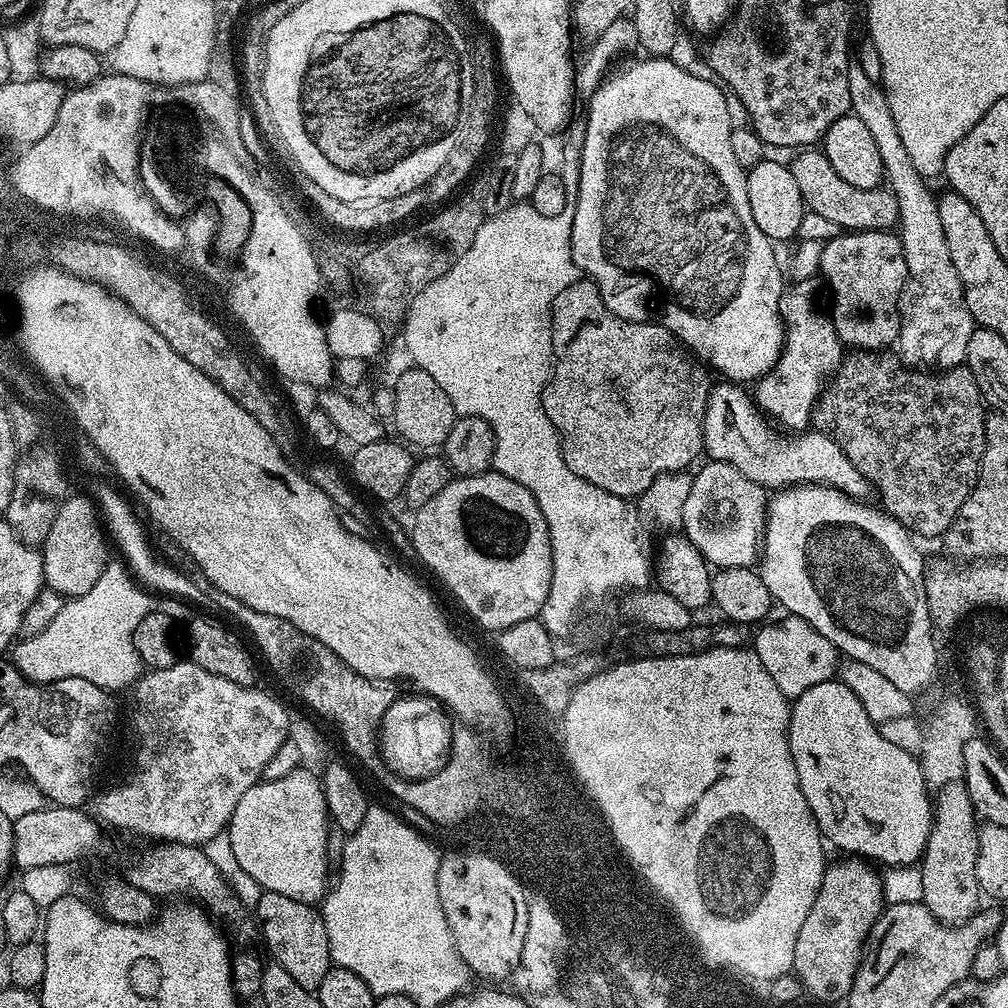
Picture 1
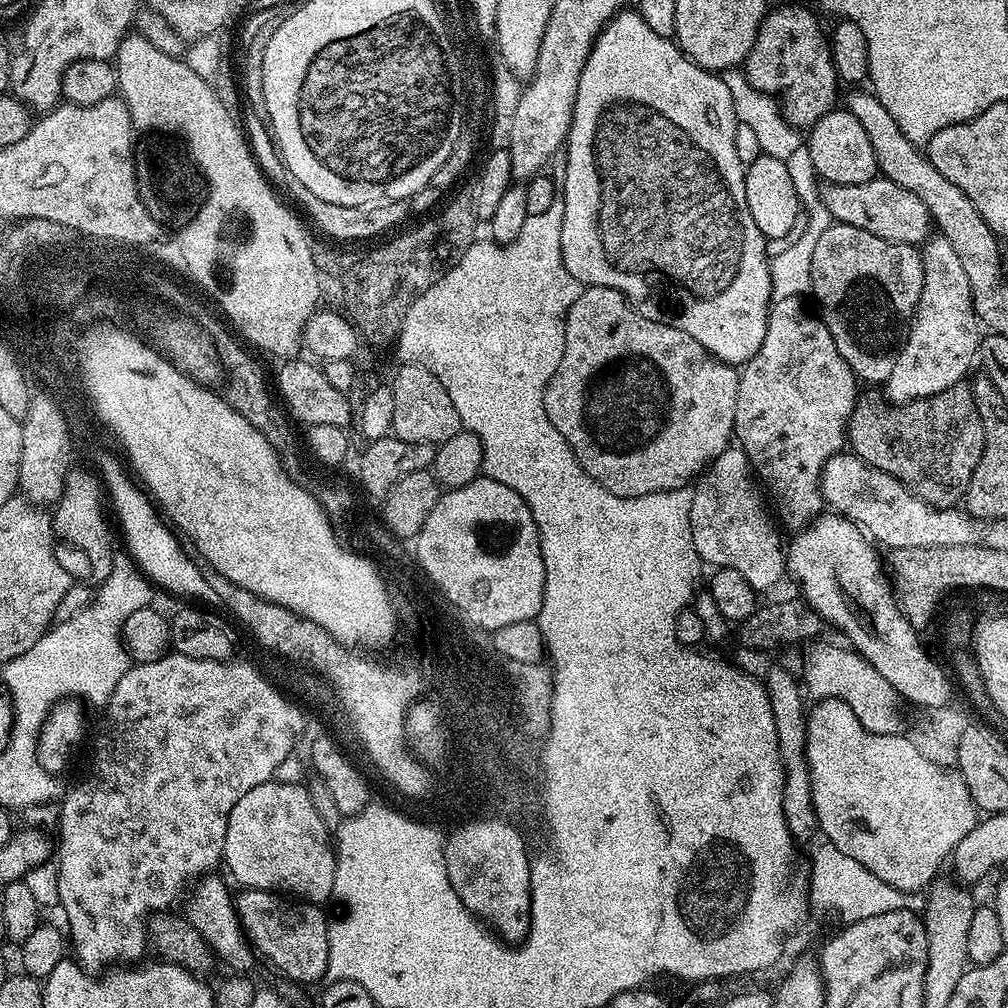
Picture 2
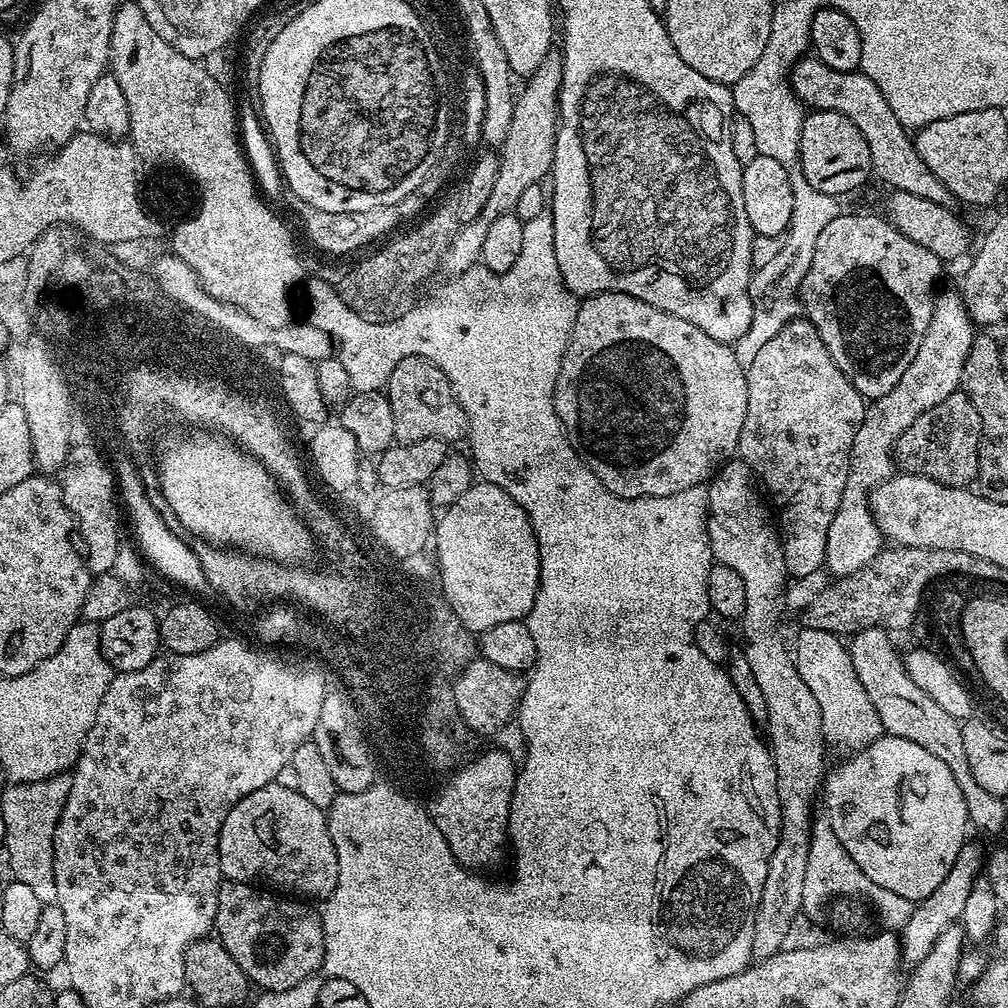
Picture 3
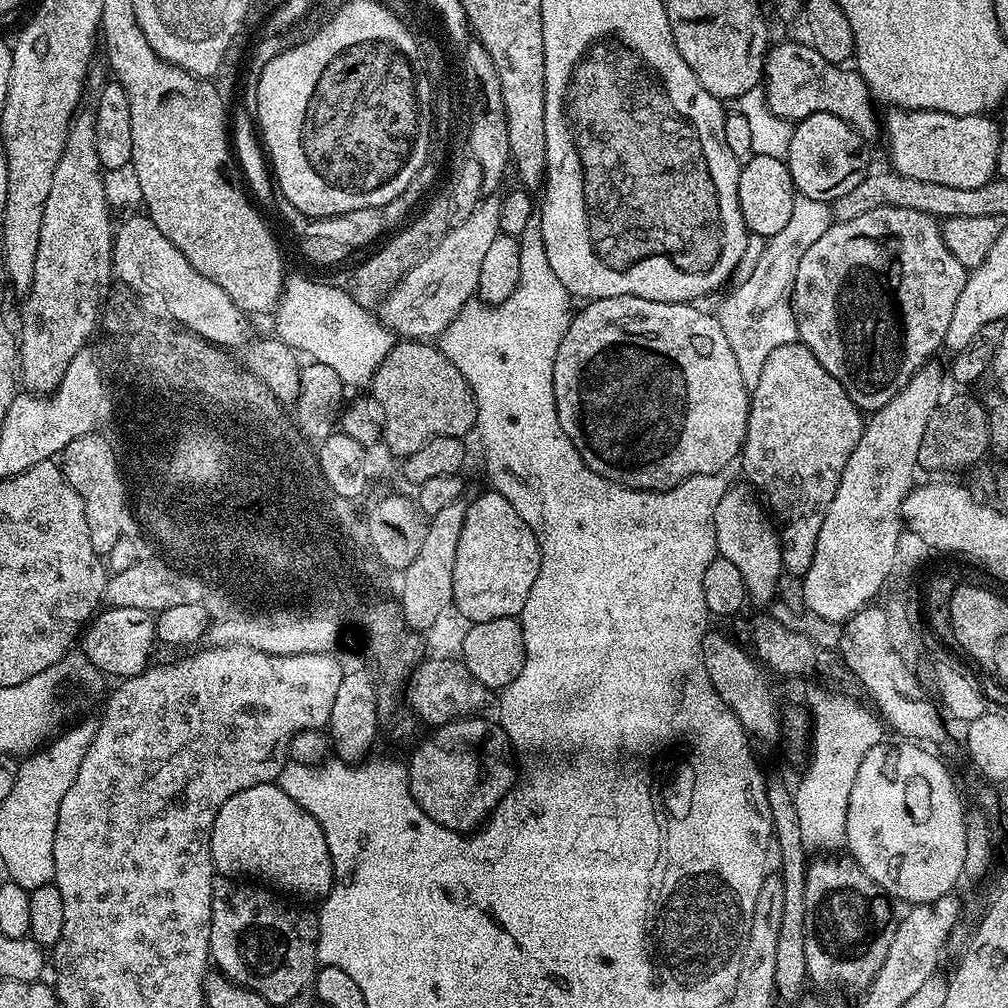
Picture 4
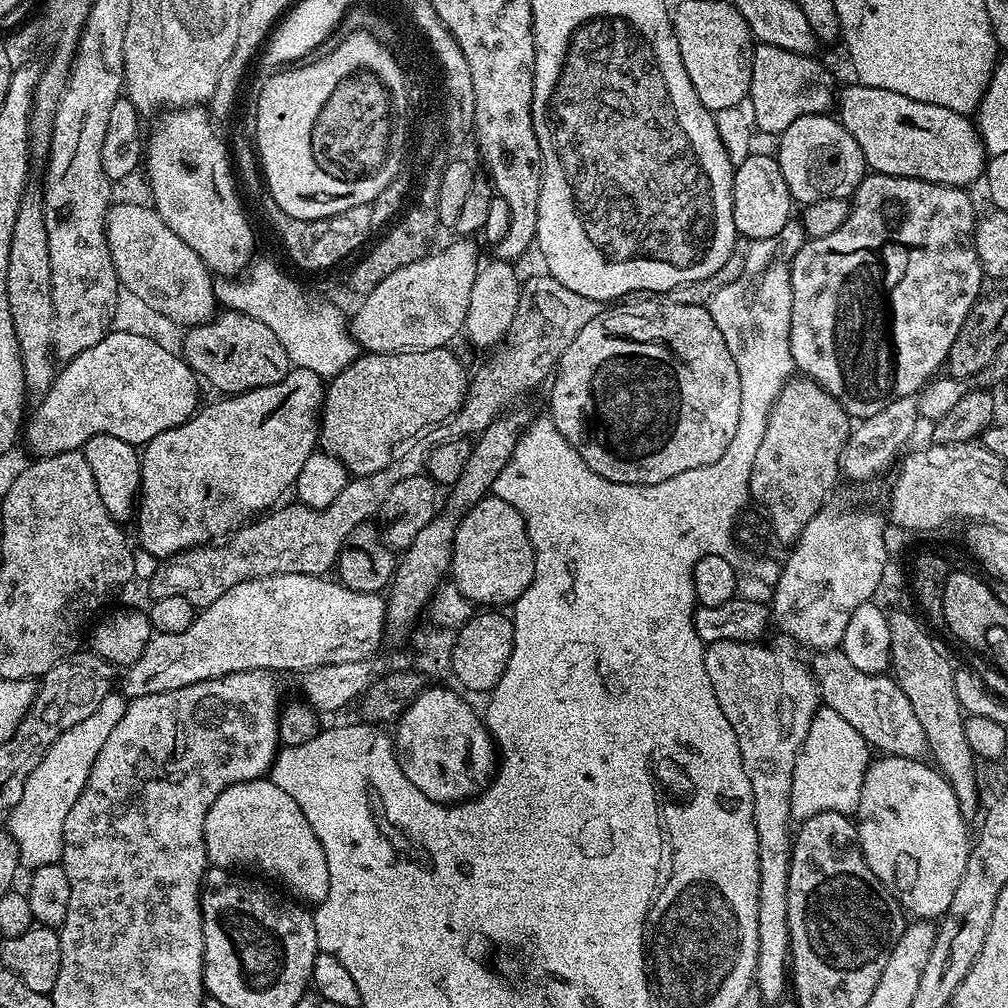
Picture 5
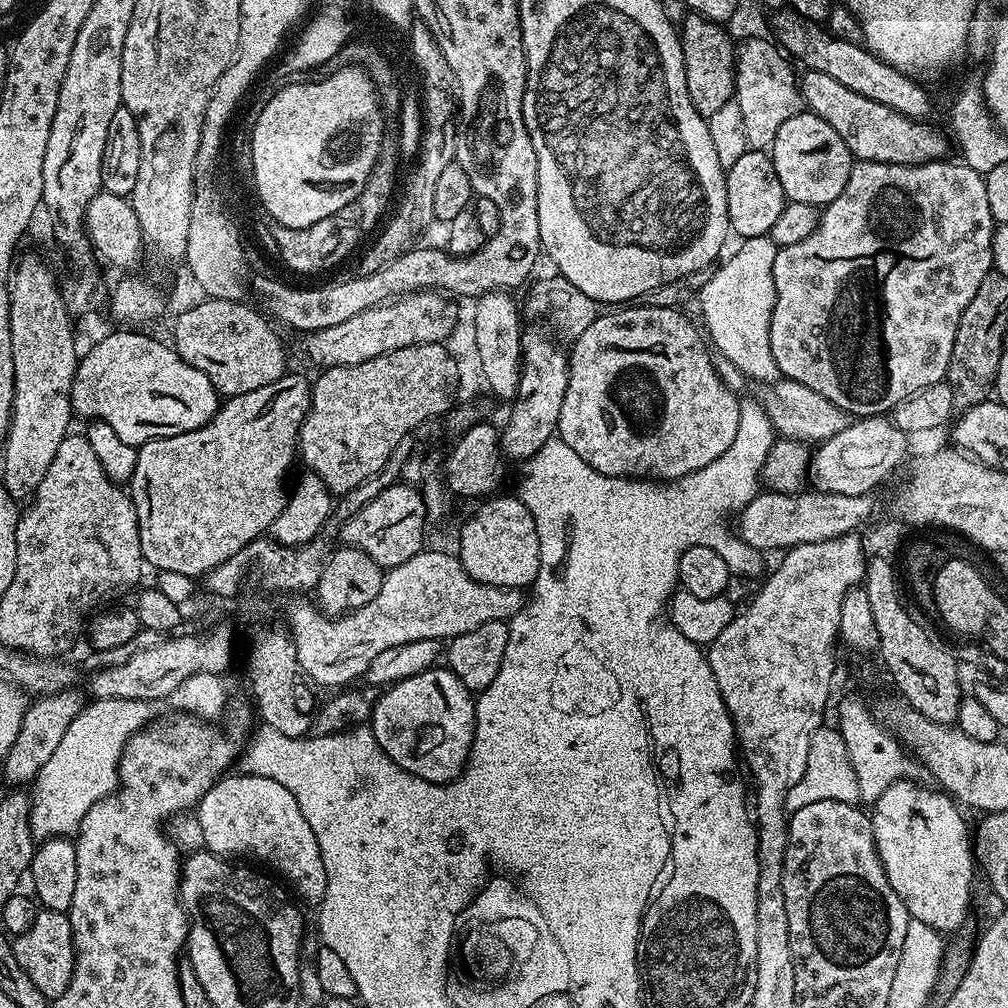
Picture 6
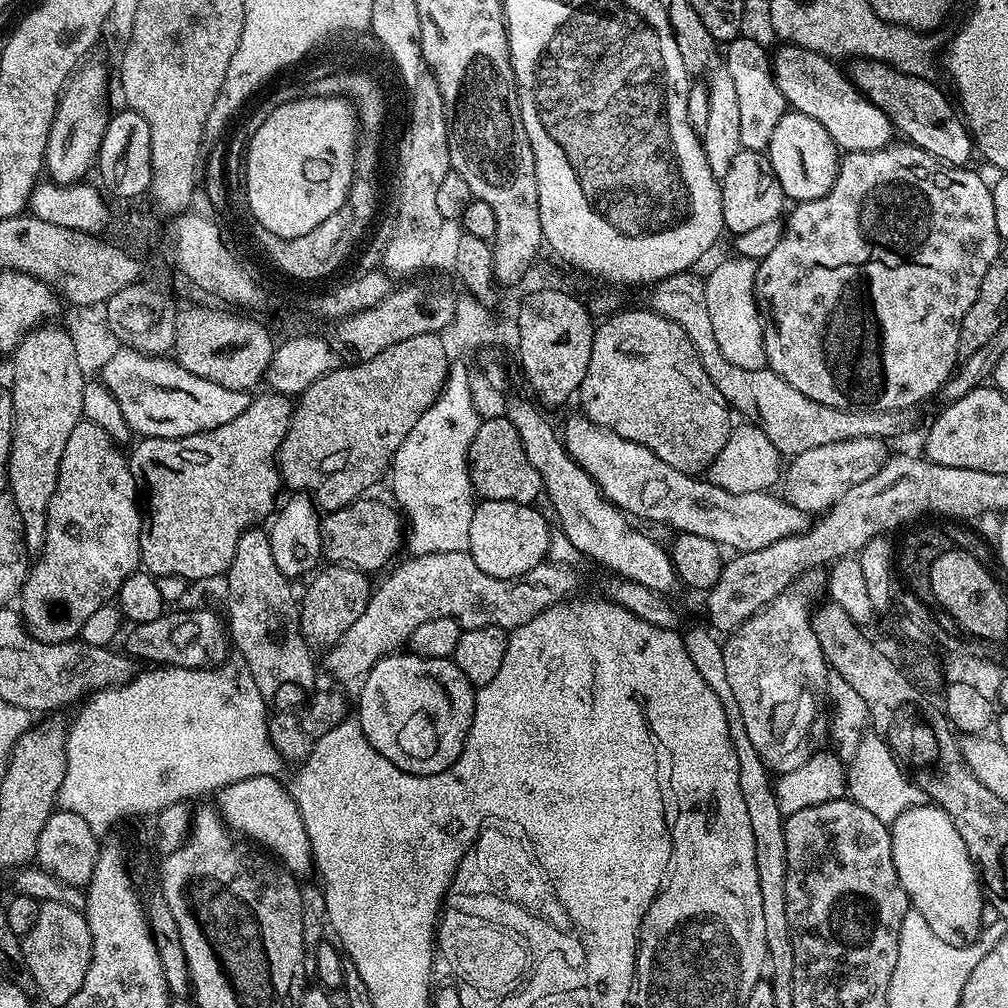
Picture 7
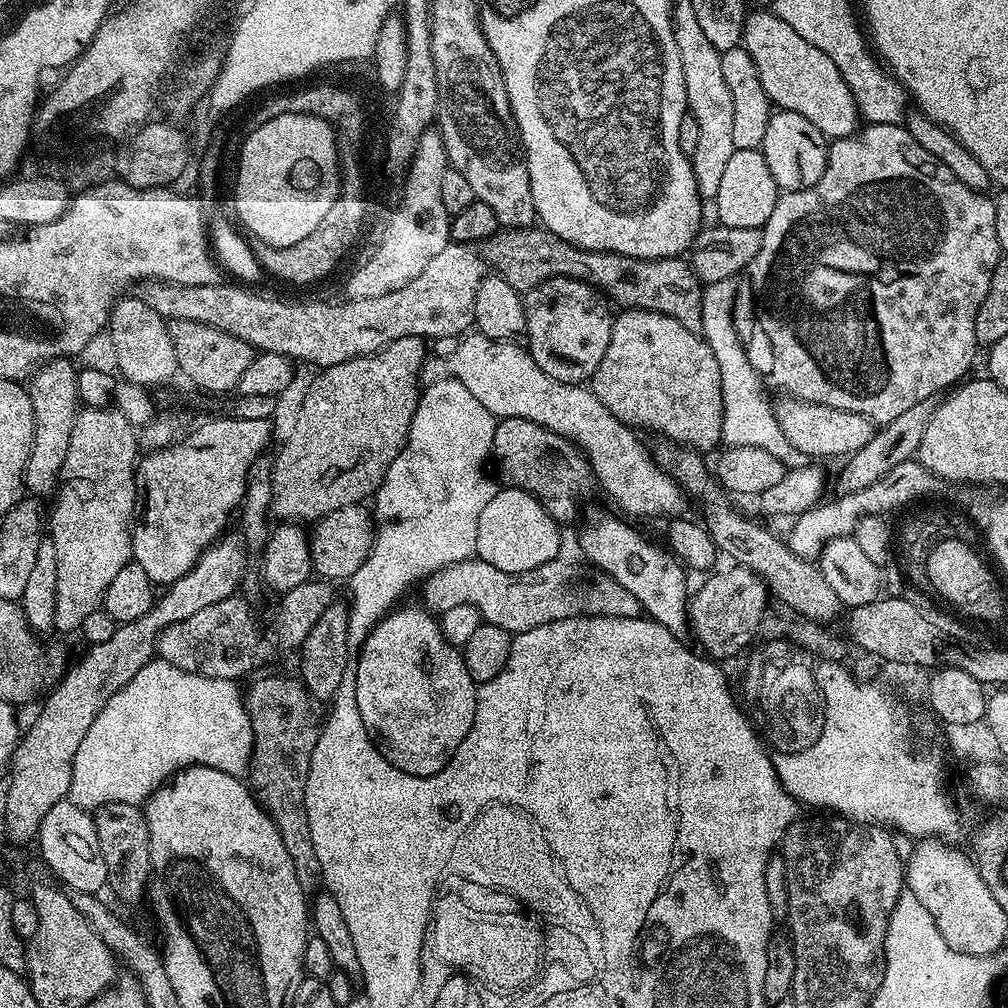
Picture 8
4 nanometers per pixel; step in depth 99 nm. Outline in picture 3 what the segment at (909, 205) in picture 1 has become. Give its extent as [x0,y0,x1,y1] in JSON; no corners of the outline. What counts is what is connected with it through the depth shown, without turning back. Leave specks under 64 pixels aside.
[825,287,974,578]

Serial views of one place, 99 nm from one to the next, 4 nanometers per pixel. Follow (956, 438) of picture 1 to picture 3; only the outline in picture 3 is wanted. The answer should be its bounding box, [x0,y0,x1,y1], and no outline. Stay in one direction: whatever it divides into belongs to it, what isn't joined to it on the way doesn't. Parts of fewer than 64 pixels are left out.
[894,391,982,488]

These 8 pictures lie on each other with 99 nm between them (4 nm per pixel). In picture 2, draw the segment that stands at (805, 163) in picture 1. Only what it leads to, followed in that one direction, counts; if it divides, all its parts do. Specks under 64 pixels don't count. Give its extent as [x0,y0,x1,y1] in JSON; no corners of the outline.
[820,178,934,246]

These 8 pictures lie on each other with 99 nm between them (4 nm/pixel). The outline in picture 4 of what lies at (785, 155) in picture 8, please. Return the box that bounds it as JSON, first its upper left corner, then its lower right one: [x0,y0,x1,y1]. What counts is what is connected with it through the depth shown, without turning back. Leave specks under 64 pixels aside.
[786,114,870,202]

